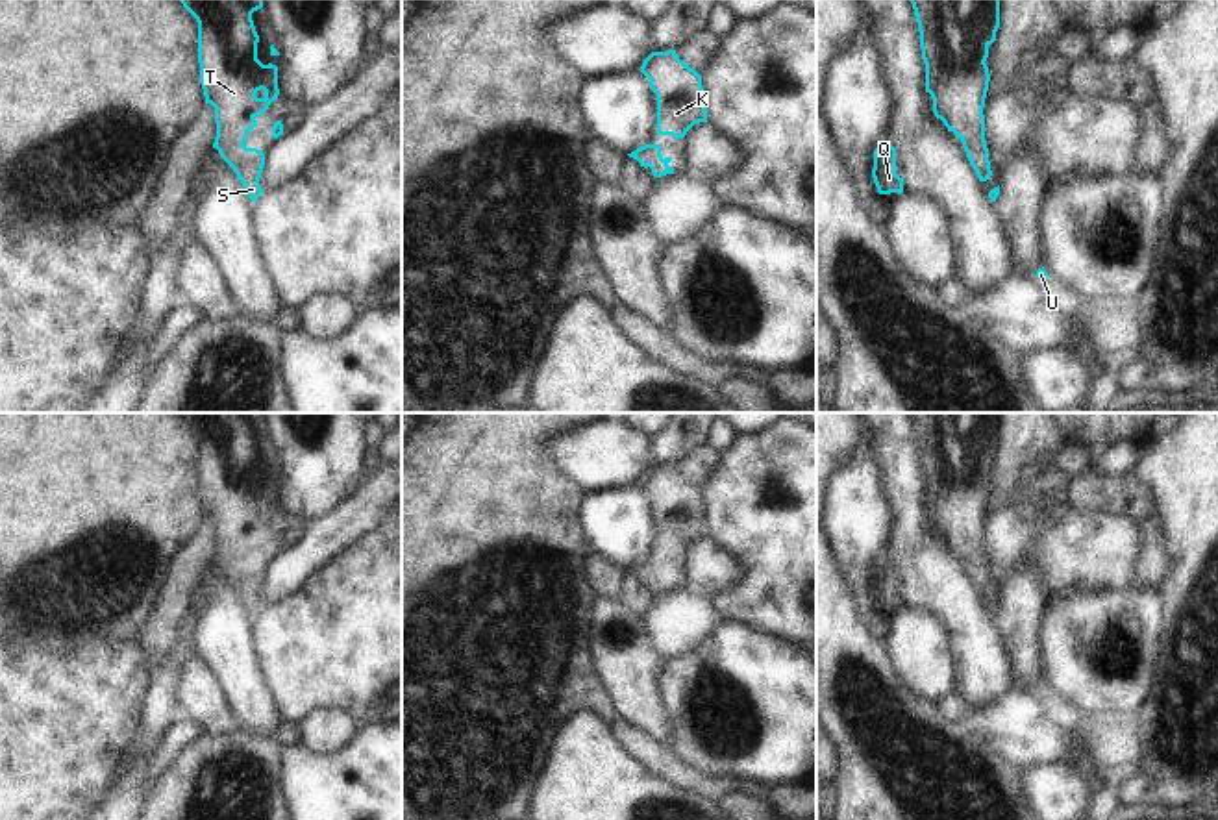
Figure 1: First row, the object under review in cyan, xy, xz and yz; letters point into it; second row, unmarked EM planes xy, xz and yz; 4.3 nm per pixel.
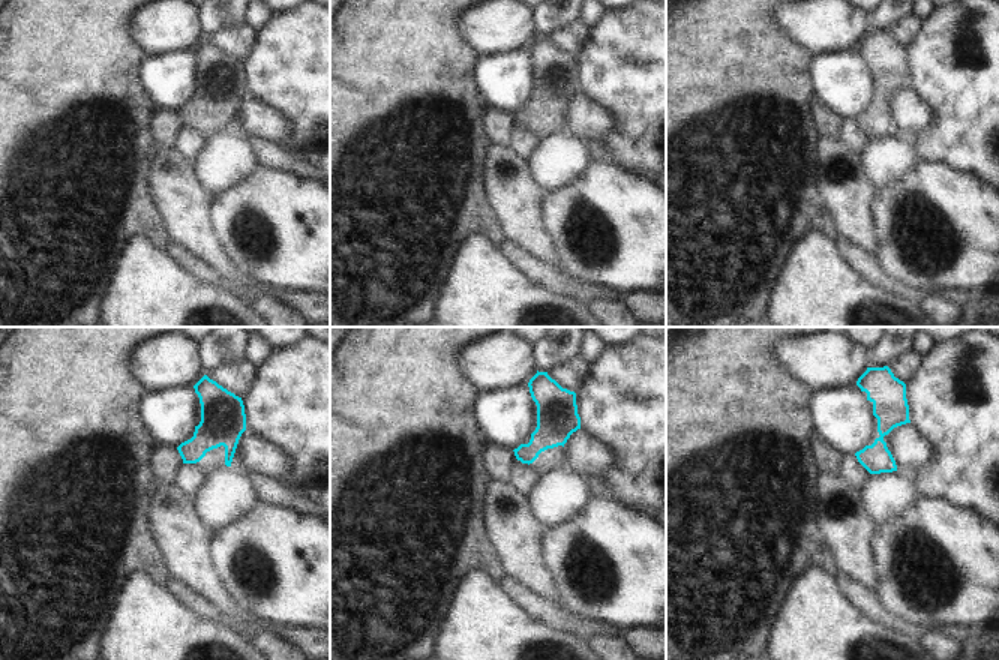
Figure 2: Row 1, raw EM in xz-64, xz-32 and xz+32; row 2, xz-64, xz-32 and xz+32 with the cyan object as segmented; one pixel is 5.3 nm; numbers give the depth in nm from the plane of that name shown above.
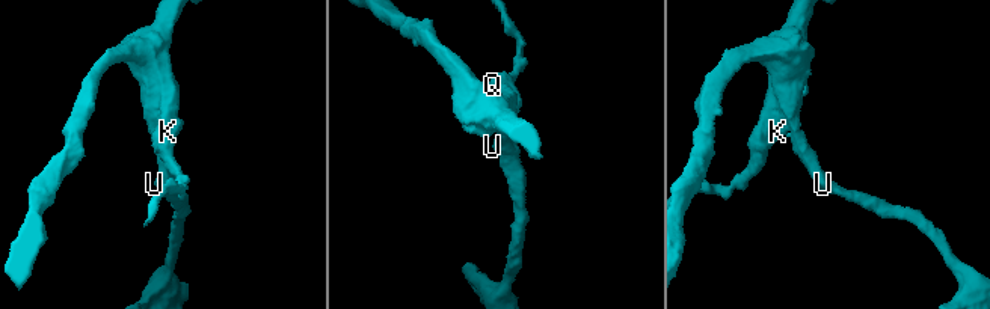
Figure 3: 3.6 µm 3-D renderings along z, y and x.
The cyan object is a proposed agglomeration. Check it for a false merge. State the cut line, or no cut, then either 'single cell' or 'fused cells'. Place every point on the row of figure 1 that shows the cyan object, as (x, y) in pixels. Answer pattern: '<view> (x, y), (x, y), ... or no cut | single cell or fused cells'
no cut | single cell

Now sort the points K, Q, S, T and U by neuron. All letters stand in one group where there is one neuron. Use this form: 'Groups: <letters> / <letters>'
Groups: K Q S T U

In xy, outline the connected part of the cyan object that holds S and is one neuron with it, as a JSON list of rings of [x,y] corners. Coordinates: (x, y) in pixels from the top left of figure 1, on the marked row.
[[[180,0],[198,22],[200,83],[205,104],[215,107],[213,148],[233,168],[246,194],[255,202],[265,154],[246,148],[250,130],[278,100],[278,67],[257,59],[259,35],[252,13],[263,0]]]

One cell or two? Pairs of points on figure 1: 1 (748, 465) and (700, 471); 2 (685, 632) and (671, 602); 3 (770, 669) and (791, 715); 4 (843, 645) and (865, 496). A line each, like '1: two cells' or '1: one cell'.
1: two cells
2: one cell
3: one cell
4: two cells

